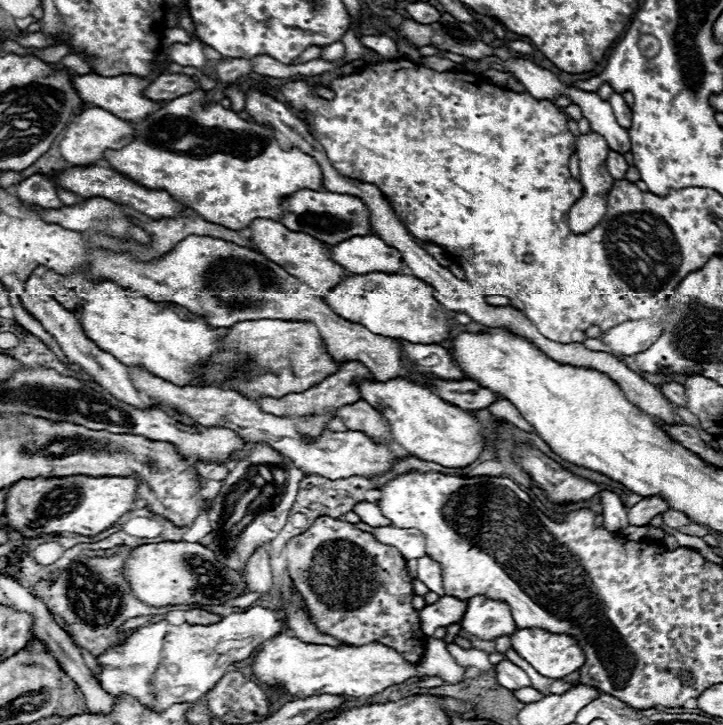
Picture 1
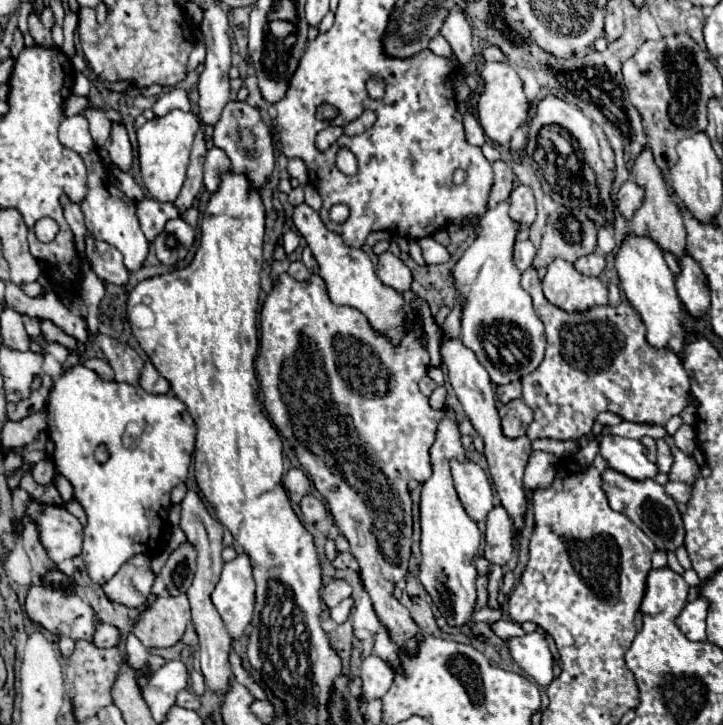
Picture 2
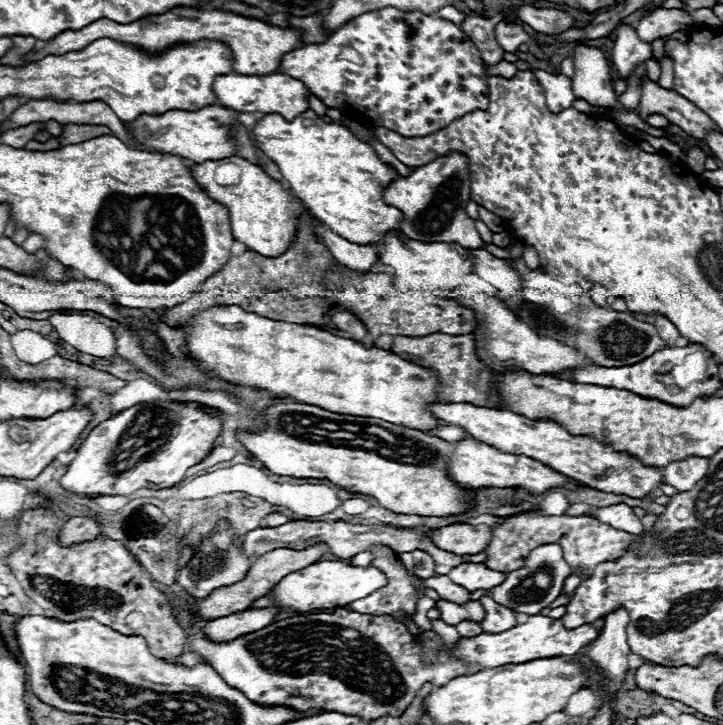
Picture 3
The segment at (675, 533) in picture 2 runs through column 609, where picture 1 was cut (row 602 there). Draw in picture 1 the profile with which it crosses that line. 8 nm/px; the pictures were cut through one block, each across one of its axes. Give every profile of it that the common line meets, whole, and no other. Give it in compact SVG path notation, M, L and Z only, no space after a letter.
M484 596L470 598L460 626L480 640L496 640L500 636L510 636L516 630L510 608L504 602L494 602Z

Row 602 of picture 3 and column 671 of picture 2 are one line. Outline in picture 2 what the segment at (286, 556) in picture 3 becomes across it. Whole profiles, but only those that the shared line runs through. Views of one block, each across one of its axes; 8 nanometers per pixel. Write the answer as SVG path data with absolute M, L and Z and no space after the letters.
M644 146L642 152L638 154L638 158L634 160L632 170L630 170L630 180L634 180L644 190L644 200L642 200L640 208L634 212L634 218L632 218L632 230L634 232L644 232L644 236L652 236L652 240L656 240L662 250L668 250L676 258L680 258L686 250L686 230L684 230L682 214L678 210L676 198L666 188L662 172L652 158L650 146Z

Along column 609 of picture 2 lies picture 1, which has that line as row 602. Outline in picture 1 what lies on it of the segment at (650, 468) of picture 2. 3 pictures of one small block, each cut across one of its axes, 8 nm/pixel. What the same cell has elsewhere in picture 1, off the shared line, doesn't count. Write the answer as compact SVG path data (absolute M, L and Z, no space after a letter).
M442 596L438 602L424 606L420 614L420 626L426 636L432 636L436 628L444 628L450 624L458 624L466 612L466 602L452 598L452 596Z

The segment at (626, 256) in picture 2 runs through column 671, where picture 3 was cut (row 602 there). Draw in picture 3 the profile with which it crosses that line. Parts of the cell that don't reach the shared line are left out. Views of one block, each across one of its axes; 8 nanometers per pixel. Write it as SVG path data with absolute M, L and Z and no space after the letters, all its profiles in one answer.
M324 560L310 564L308 568L288 574L282 578L268 594L272 598L272 606L280 610L292 610L298 614L308 614L312 610L338 608L348 602L370 596L380 586L386 586L386 576L376 568L354 568L344 560Z

